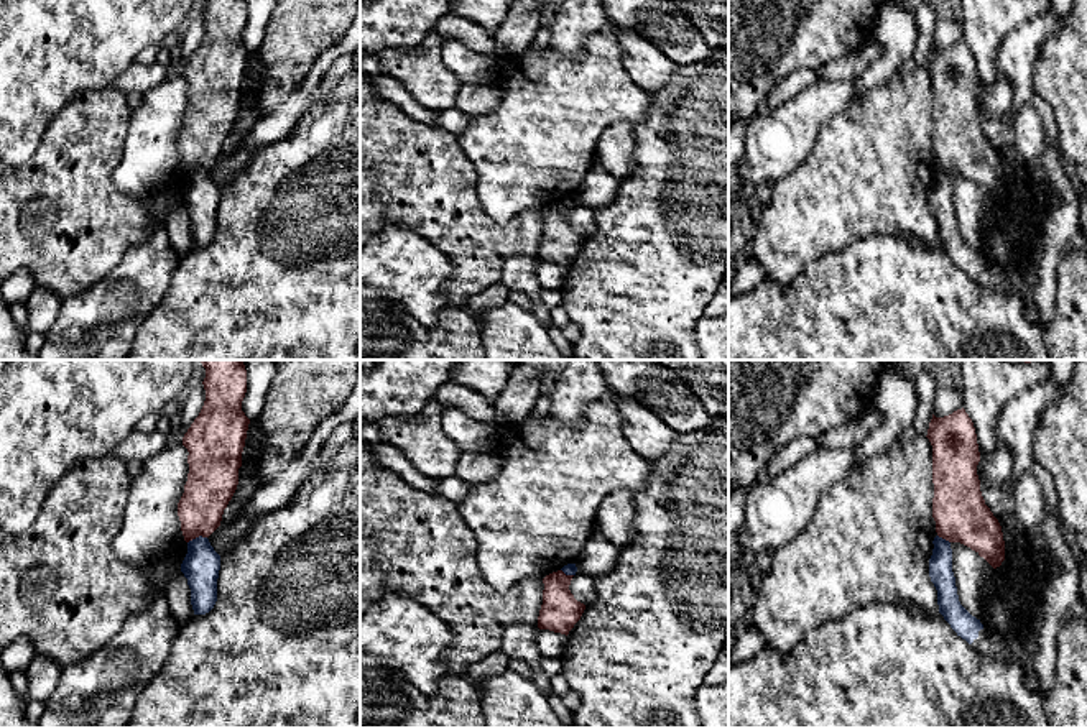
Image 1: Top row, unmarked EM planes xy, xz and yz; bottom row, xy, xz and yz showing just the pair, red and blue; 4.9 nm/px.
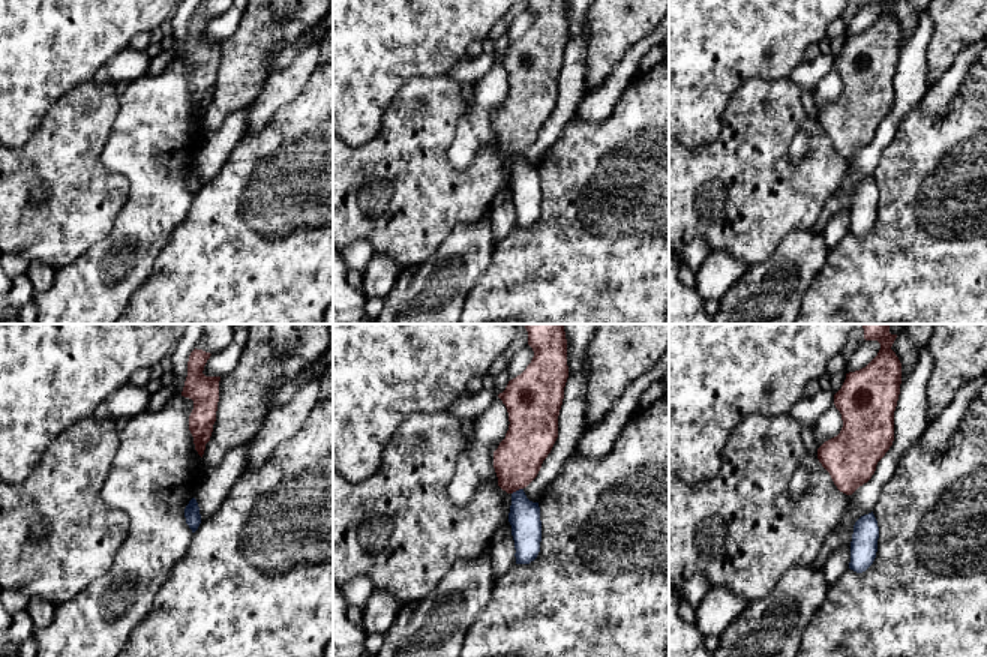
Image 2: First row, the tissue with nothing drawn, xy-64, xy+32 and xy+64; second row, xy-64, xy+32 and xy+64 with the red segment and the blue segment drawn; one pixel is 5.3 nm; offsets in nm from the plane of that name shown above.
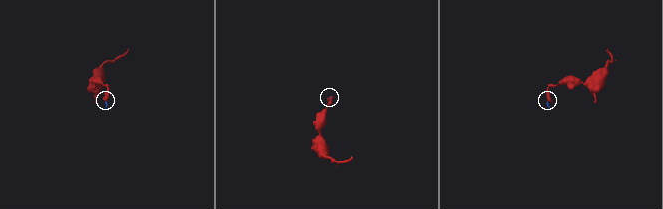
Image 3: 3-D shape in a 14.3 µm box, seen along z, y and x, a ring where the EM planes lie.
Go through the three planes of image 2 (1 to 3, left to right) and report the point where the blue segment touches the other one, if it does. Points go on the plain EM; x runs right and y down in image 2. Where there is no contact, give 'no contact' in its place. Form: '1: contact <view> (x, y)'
1: no contact
2: contact xy+32 (516, 153)
3: no contact

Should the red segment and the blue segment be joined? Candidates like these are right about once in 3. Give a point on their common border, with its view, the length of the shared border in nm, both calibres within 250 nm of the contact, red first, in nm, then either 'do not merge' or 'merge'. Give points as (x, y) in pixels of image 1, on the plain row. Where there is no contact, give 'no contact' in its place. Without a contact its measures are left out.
xy (196, 168) | 100 nm | 240/180 nm | do not merge

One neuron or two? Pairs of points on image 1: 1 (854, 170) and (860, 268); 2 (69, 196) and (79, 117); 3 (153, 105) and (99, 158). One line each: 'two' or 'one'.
1: two
2: one
3: two

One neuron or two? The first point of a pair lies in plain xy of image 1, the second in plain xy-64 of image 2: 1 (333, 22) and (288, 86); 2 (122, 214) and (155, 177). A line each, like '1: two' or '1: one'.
1: two
2: two

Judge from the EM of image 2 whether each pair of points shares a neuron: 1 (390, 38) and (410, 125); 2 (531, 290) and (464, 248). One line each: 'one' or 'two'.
1: two
2: two

